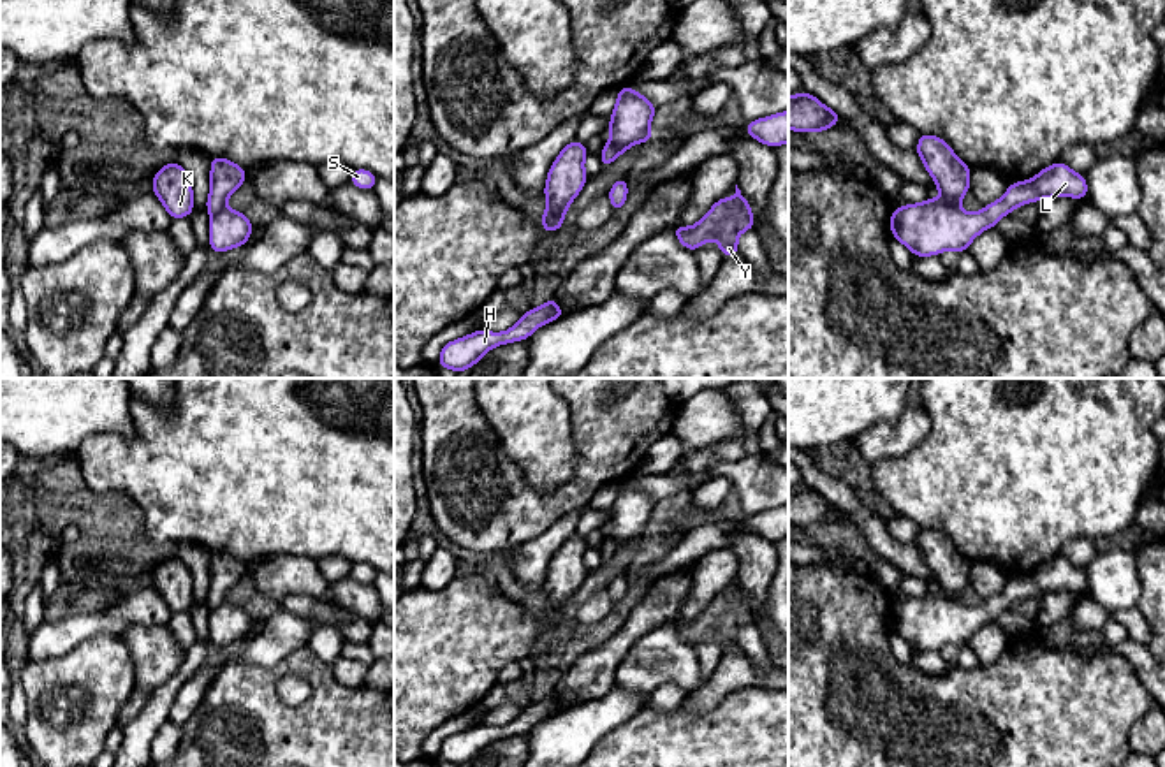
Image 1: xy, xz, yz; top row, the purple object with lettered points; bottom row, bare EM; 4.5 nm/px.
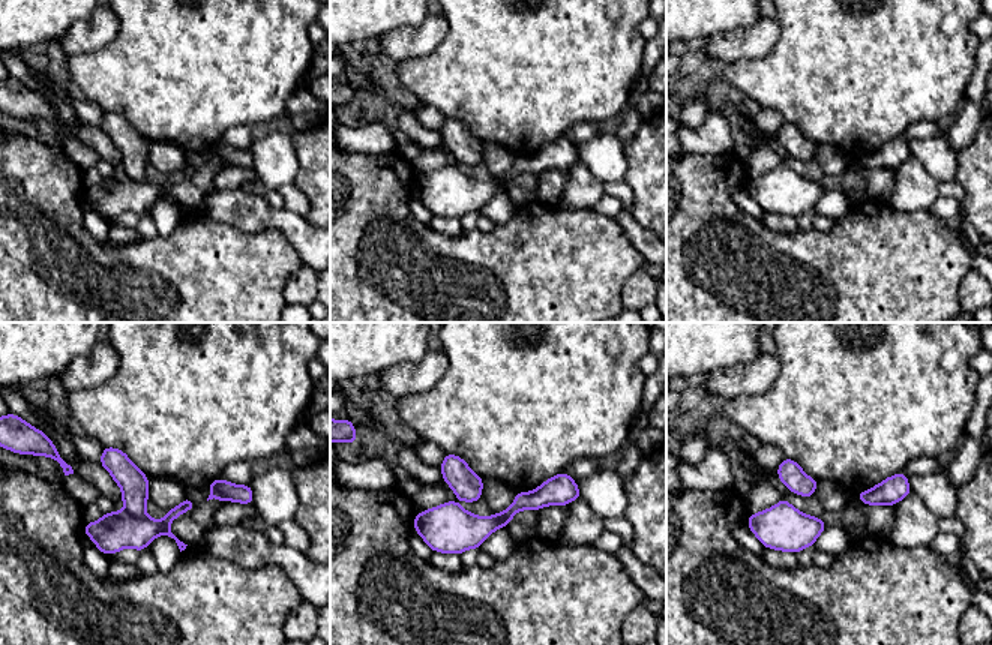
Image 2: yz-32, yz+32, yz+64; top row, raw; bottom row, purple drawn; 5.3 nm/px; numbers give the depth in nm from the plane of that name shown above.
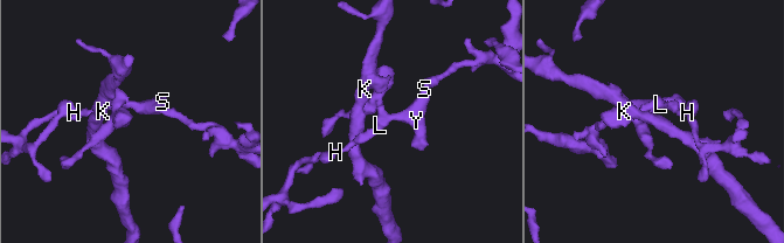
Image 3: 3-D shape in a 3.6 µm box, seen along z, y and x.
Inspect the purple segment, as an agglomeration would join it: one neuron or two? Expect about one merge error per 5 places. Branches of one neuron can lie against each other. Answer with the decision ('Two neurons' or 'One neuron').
Two neurons

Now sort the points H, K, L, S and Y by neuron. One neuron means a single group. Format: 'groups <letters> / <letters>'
groups H L S Y / K

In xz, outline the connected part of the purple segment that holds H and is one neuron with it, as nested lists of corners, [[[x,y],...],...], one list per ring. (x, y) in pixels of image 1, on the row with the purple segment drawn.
[[[551,297],[540,308],[528,310],[516,325],[503,332],[475,331],[465,338],[449,341],[442,347],[438,366],[456,373],[475,366],[480,357],[498,345],[523,341],[531,336],[540,325],[563,317],[565,311]]]

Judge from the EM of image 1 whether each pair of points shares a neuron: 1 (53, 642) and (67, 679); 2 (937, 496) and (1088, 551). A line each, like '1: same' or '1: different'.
1: different
2: different

